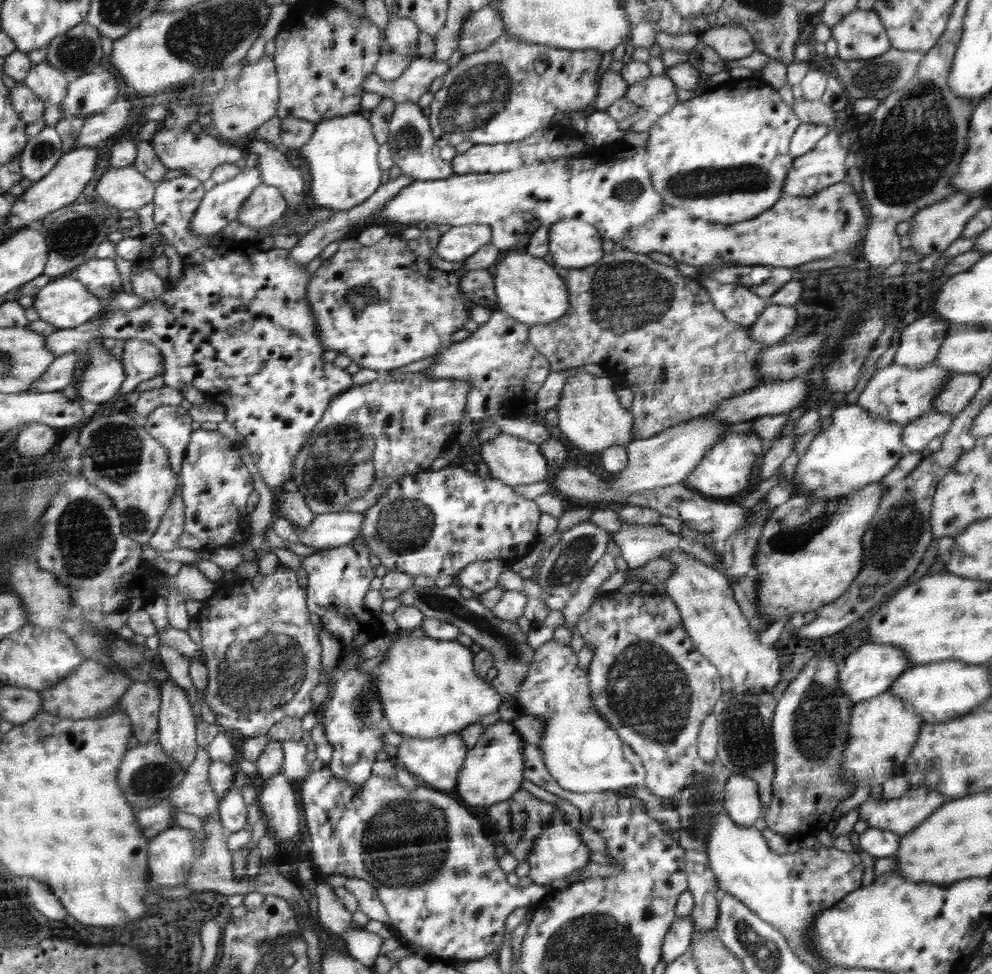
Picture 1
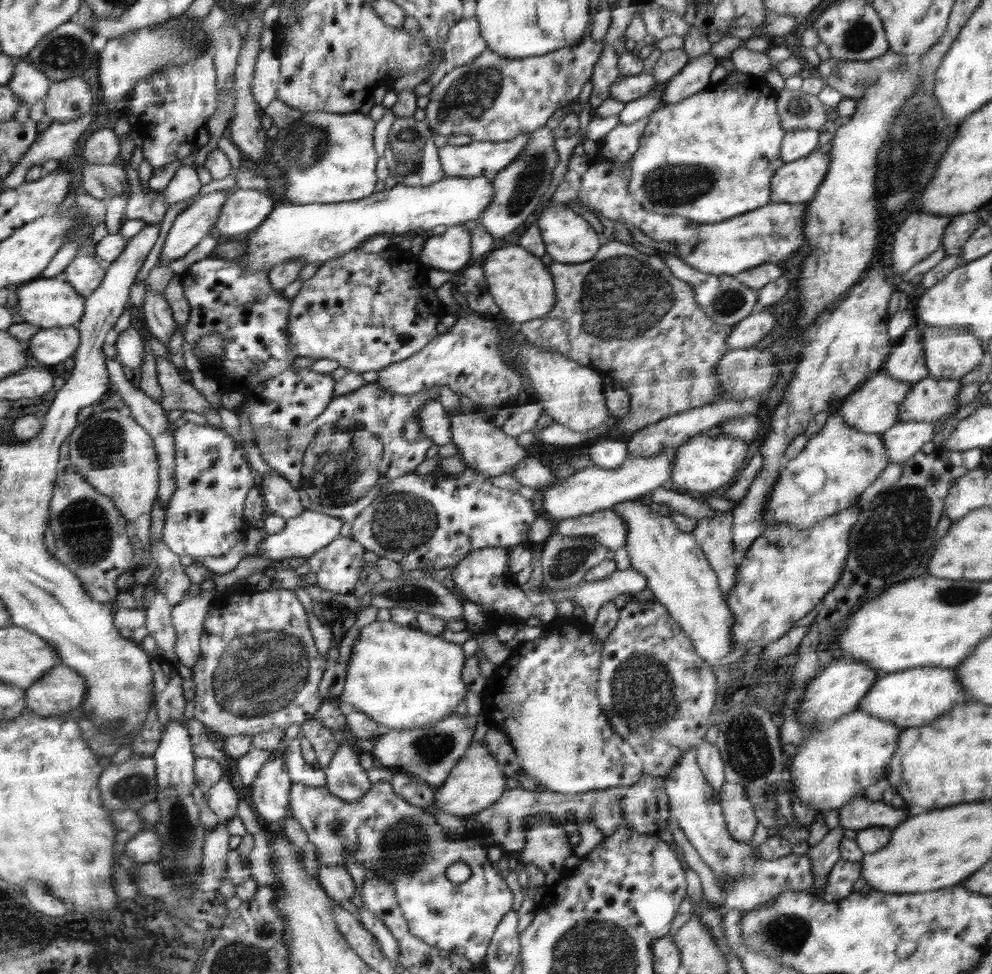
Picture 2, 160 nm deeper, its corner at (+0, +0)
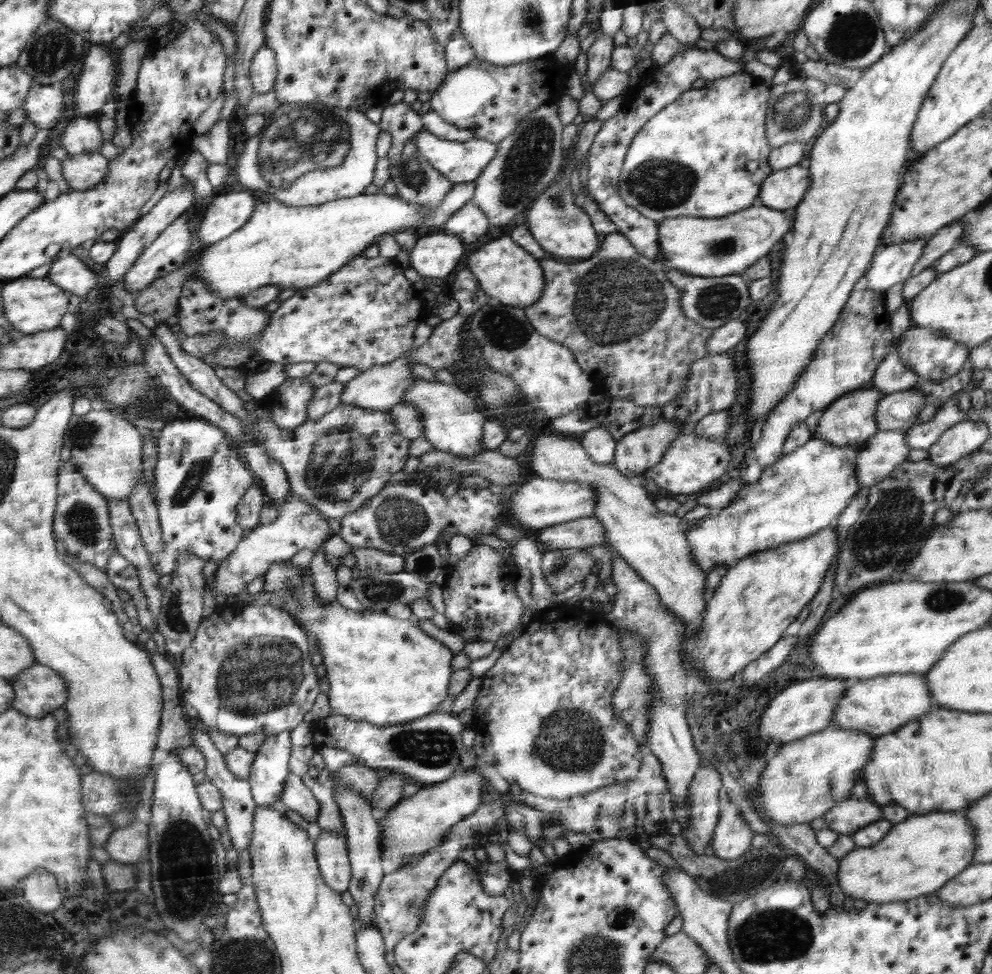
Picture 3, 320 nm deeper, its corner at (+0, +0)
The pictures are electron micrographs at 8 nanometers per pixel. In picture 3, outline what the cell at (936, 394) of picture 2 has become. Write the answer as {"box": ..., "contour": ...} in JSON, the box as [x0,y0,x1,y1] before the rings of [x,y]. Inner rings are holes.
{"box":[874,387,924,430],"contour":[[[915,387],[884,395],[877,402],[874,413],[877,430],[908,429],[914,426],[924,406],[923,392]]]}

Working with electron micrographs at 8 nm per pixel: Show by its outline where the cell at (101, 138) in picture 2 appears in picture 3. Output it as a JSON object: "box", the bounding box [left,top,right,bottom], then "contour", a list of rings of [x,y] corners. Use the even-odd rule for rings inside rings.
{"box":[62,116,104,155],"contour":[[[89,116],[71,118],[62,134],[62,148],[70,155],[99,152],[104,140],[98,126]]]}

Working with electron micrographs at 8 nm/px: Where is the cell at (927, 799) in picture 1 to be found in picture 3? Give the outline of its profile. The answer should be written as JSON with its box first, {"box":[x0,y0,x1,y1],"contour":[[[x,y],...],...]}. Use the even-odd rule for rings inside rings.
{"box":[824,799,882,835],"contour":[[[846,799],[833,806],[824,818],[824,828],[851,835],[882,818],[882,807],[865,799]]]}

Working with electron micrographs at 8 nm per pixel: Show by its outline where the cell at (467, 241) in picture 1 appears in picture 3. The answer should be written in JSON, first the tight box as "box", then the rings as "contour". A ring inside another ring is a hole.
{"box":[409,231,464,280],"contour":[[[445,231],[438,232],[418,238],[409,253],[409,268],[414,268],[421,277],[443,280],[450,277],[450,272],[456,268],[462,256],[464,256],[464,245],[459,235]]]}

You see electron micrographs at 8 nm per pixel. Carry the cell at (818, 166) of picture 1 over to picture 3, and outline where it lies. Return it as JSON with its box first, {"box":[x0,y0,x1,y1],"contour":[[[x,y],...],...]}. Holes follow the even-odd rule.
{"box":[757,163,810,210],"contour":[[[798,163],[772,171],[762,184],[757,204],[772,207],[774,210],[795,208],[810,183],[809,170]]]}

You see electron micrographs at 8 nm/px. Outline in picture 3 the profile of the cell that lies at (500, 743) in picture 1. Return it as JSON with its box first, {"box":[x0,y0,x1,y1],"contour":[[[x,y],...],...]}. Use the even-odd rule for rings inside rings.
{"box":[380,766,487,866],"contour":[[[459,766],[448,779],[420,785],[416,794],[398,801],[380,821],[380,846],[384,860],[398,866],[409,864],[409,860],[419,860],[435,846],[440,845],[450,833],[450,828],[482,804],[480,788],[487,783],[476,768],[464,769]]]}

